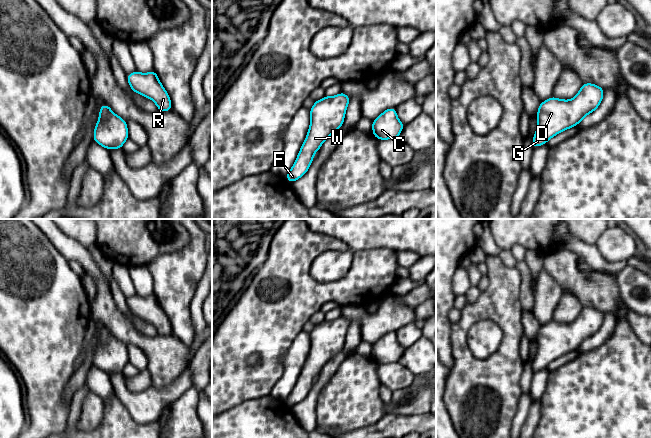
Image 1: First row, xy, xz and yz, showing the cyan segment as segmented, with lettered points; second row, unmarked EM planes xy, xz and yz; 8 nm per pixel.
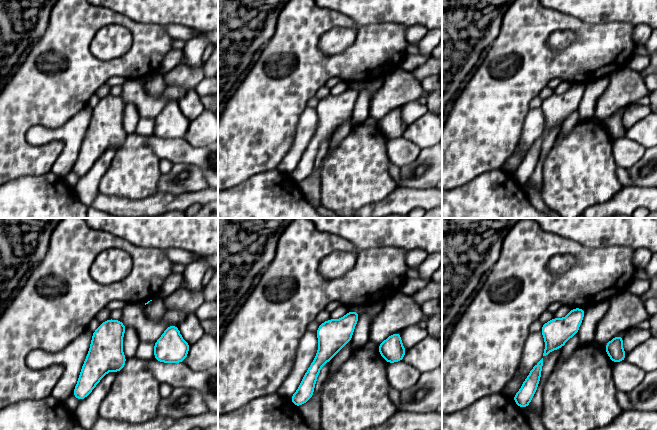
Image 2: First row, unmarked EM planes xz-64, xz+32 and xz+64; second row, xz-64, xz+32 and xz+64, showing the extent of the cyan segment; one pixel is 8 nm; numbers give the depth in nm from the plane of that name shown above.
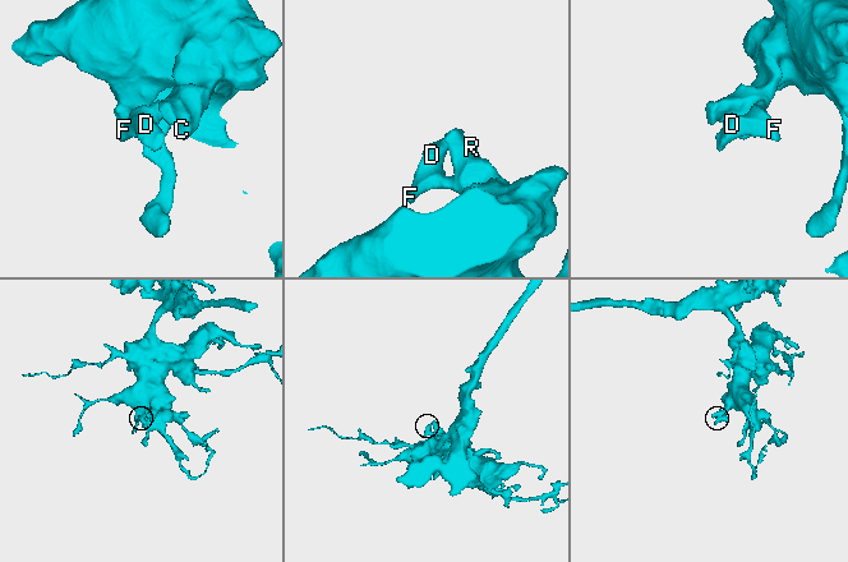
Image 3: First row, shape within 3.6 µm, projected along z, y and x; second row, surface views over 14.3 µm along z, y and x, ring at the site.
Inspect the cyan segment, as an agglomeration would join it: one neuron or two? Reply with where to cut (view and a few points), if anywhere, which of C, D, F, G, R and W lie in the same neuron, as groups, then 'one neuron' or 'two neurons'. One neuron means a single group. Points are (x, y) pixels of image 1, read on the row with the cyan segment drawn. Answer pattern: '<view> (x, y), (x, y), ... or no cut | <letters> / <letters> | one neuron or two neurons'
no cut | C D F G R W | one neuron

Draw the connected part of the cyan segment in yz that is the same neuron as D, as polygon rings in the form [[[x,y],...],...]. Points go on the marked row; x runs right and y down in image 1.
[[[583,83],[572,99],[552,96],[541,102],[537,111],[537,128],[532,139],[533,148],[540,147],[560,132],[577,126],[600,106],[603,96],[602,87]]]

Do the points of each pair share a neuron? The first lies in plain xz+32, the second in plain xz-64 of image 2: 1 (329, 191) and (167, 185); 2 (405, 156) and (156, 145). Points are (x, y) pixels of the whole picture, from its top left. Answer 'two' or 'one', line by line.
1: two
2: one

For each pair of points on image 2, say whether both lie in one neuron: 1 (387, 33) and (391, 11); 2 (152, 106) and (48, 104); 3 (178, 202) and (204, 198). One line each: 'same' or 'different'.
1: different
2: different
3: same

